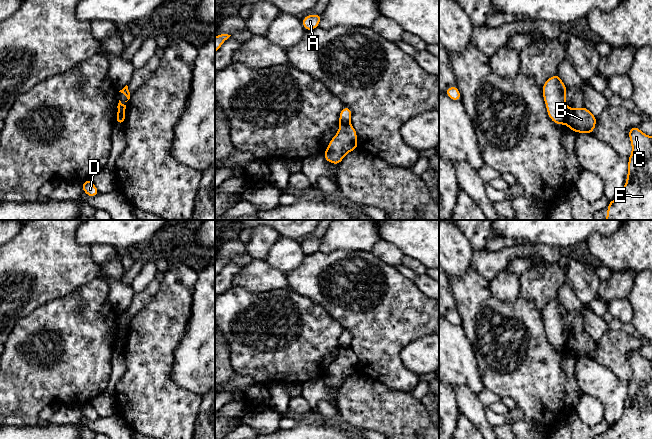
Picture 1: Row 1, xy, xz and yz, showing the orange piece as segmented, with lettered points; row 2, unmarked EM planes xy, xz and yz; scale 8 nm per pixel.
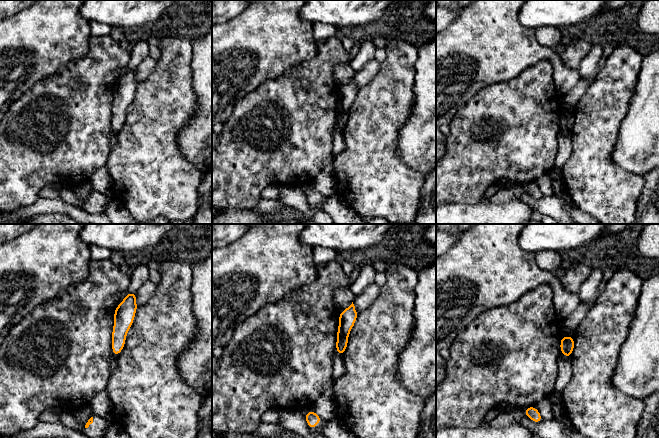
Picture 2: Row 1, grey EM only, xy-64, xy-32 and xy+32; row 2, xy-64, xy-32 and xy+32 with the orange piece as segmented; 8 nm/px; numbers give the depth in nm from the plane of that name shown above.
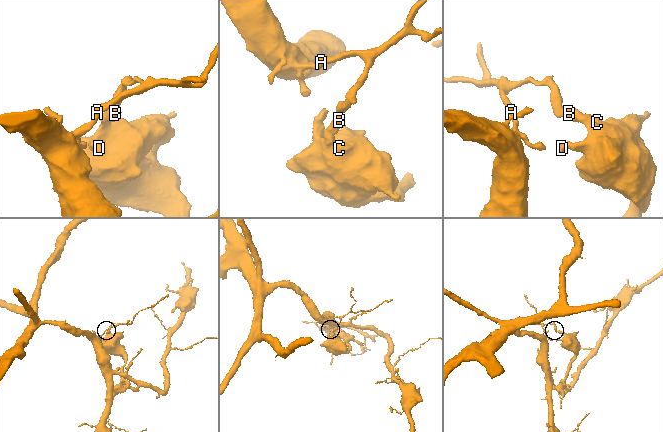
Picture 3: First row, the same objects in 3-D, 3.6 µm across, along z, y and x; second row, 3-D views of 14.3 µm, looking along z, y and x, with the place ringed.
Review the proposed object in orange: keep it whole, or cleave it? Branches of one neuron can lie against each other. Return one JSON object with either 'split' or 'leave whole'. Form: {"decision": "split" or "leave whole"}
{"decision": "split"}

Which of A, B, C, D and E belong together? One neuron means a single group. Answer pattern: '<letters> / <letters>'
A / B C D E

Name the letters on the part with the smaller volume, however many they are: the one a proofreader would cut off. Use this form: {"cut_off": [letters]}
{"cut_off": ["B", "C", "D", "E"]}

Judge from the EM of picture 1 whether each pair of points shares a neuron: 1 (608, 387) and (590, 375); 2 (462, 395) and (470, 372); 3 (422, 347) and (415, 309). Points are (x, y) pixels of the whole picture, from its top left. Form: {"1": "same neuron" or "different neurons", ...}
{"1": "same neuron", "2": "different neurons", "3": "different neurons"}

